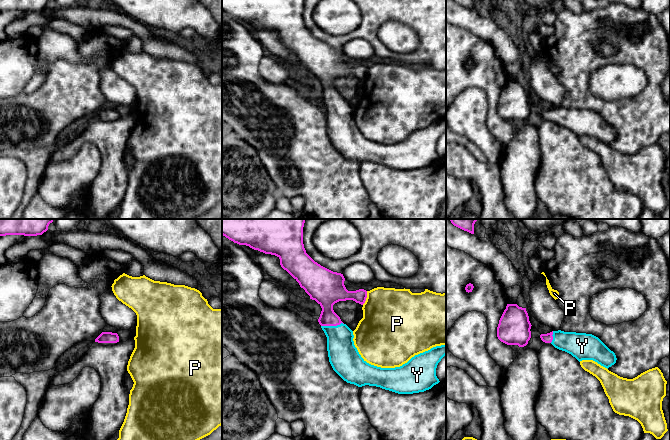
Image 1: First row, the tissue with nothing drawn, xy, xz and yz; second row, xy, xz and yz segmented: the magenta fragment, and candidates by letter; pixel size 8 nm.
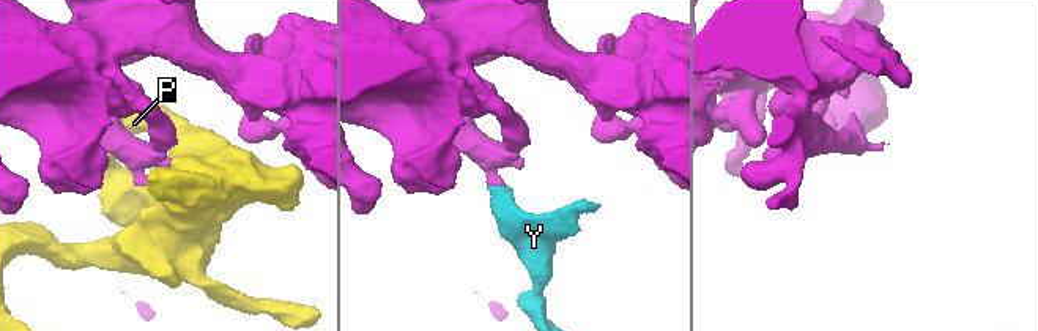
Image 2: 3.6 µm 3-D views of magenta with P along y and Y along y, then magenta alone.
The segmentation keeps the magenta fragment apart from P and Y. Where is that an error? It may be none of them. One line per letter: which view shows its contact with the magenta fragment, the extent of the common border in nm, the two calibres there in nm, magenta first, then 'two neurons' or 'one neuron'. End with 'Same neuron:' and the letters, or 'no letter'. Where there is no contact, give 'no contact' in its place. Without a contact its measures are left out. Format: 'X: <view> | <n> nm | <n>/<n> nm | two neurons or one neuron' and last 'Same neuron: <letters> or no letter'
P: xz | 120 nm | 160/440 nm | two neurons
Y: xz | 190 nm | 180/240 nm | one neuron
Same neuron: Y

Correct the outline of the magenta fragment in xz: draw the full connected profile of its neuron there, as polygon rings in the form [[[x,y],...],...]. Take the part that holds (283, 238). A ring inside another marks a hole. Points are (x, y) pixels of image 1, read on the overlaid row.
[[[222,219],[222,235],[239,245],[246,245],[265,254],[277,256],[281,267],[299,283],[310,299],[321,306],[318,322],[327,337],[329,362],[344,381],[358,387],[376,386],[398,394],[424,392],[438,384],[440,381],[436,376],[436,368],[446,355],[446,345],[436,346],[415,355],[407,363],[395,368],[377,367],[361,357],[354,345],[353,331],[334,312],[333,305],[346,300],[353,300],[363,305],[367,291],[364,289],[348,291],[344,285],[343,274],[321,266],[306,253],[303,244],[304,223],[305,219]]]

